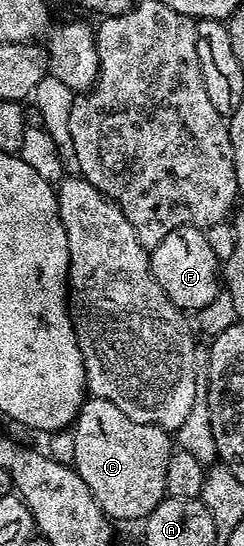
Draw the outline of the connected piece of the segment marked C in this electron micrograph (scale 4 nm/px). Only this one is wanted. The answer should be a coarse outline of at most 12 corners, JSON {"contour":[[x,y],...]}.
{"contour":[[92,397],[71,466],[110,520],[166,498],[170,432]]}

